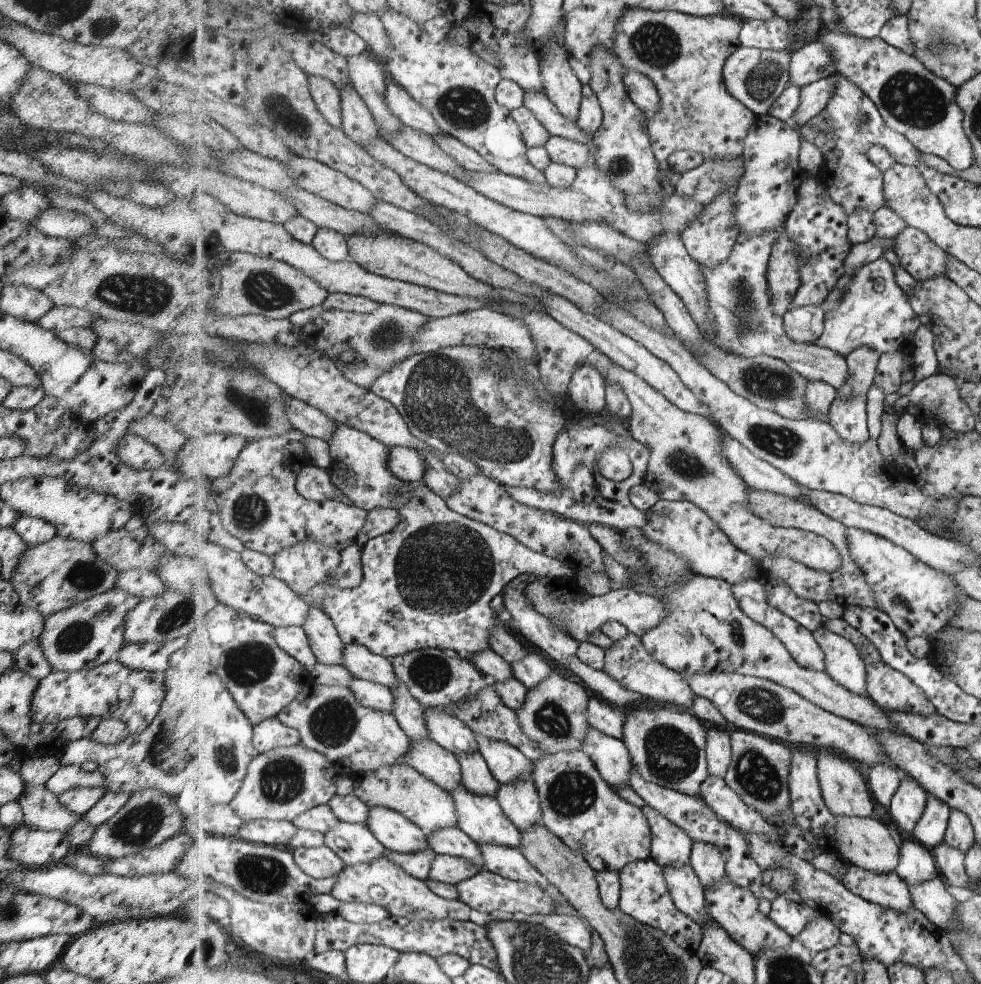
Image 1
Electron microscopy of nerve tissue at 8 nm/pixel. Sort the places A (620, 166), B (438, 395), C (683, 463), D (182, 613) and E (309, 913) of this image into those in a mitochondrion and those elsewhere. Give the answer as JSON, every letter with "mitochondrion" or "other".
{"A":"mitochondrion","B":"mitochondrion","C":"mitochondrion","D":"mitochondrion","E":"other"}

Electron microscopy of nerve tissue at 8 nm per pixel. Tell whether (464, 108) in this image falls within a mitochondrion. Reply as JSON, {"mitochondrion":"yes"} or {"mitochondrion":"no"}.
{"mitochondrion":"yes"}

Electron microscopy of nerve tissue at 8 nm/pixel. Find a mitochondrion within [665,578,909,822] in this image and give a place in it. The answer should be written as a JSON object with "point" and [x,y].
{"point":[753,774]}

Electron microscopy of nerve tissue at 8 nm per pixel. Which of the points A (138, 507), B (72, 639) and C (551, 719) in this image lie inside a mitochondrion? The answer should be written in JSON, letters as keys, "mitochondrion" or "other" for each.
{"A":"other","B":"mitochondrion","C":"mitochondrion"}

